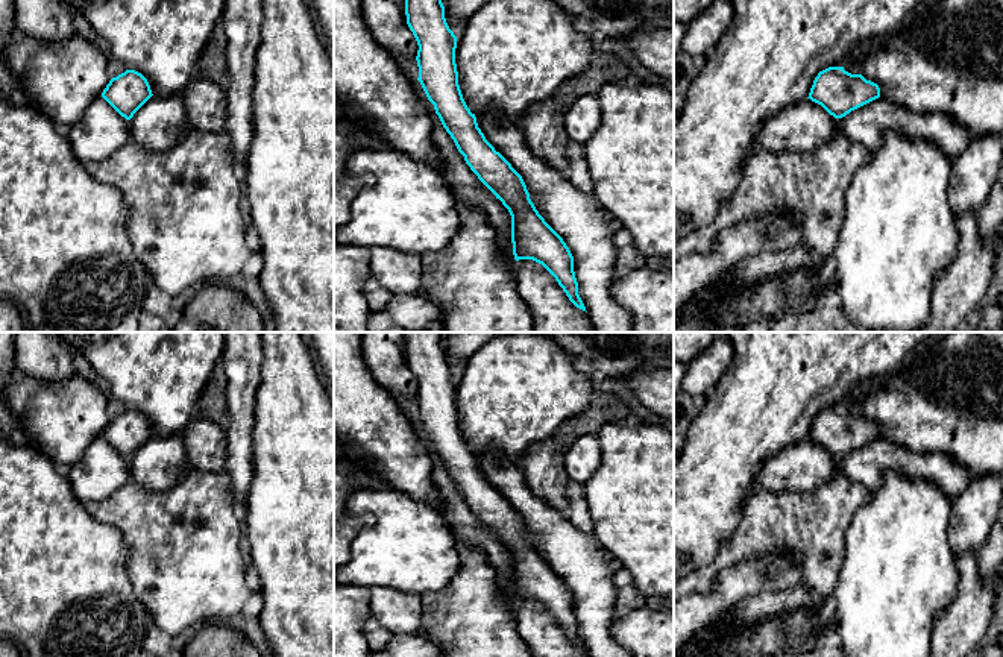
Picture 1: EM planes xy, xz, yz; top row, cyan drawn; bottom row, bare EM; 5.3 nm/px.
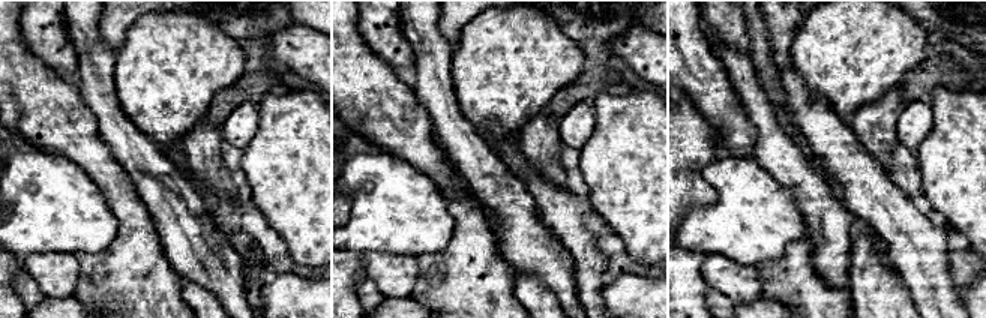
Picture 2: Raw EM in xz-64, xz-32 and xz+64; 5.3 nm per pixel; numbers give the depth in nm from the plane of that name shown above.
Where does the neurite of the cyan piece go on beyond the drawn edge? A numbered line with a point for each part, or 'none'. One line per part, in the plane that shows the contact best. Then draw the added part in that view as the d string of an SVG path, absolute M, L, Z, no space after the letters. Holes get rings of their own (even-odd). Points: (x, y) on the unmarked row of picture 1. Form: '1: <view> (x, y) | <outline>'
1: xz (565, 548) | M496 451L475 457L486 479L522 516L539 554L569 587L587 655L631 657L613 636L618 589L612 577L616 564L607 561L596 543L531 492L519 464L508 463Z

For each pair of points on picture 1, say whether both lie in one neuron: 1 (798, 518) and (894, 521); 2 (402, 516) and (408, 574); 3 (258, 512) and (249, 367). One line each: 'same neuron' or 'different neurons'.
1: different neurons
2: same neuron
3: same neuron

